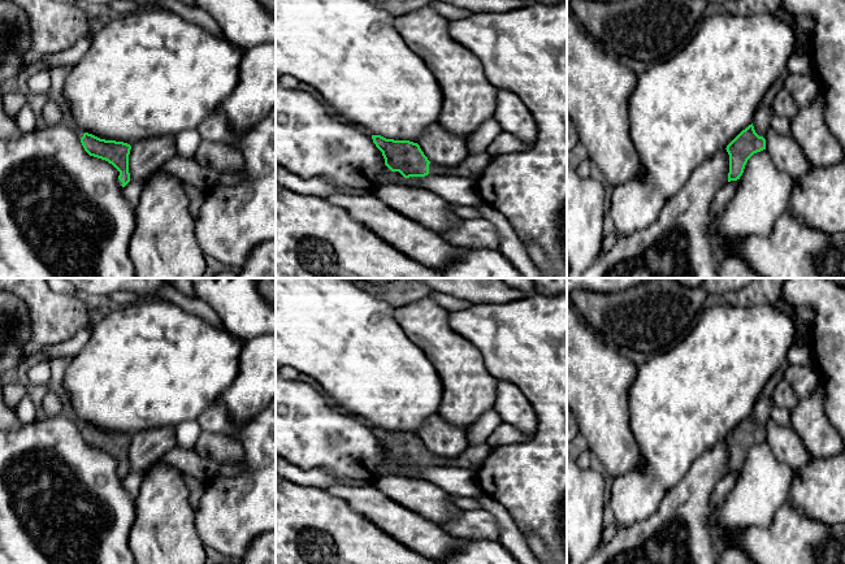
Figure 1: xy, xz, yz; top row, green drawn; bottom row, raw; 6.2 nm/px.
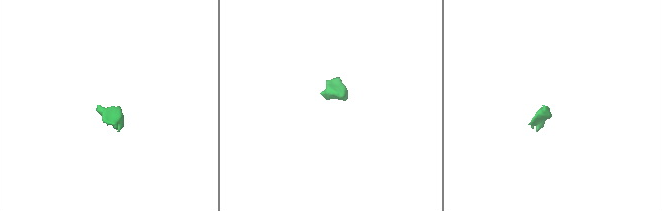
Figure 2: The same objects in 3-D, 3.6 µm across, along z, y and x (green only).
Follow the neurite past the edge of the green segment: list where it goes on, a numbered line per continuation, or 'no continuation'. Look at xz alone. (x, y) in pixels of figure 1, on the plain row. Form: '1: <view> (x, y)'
1: xz (472, 458)

